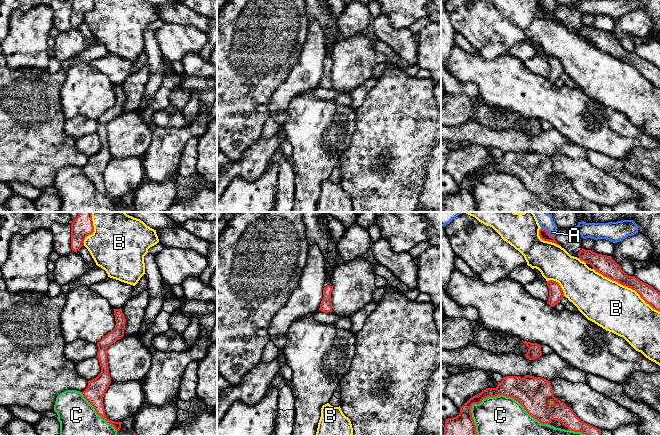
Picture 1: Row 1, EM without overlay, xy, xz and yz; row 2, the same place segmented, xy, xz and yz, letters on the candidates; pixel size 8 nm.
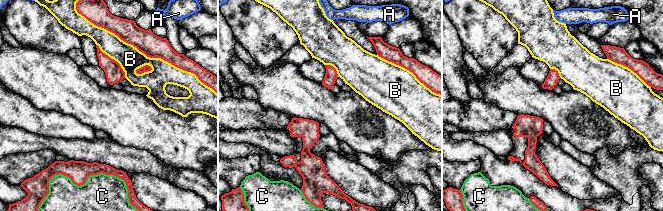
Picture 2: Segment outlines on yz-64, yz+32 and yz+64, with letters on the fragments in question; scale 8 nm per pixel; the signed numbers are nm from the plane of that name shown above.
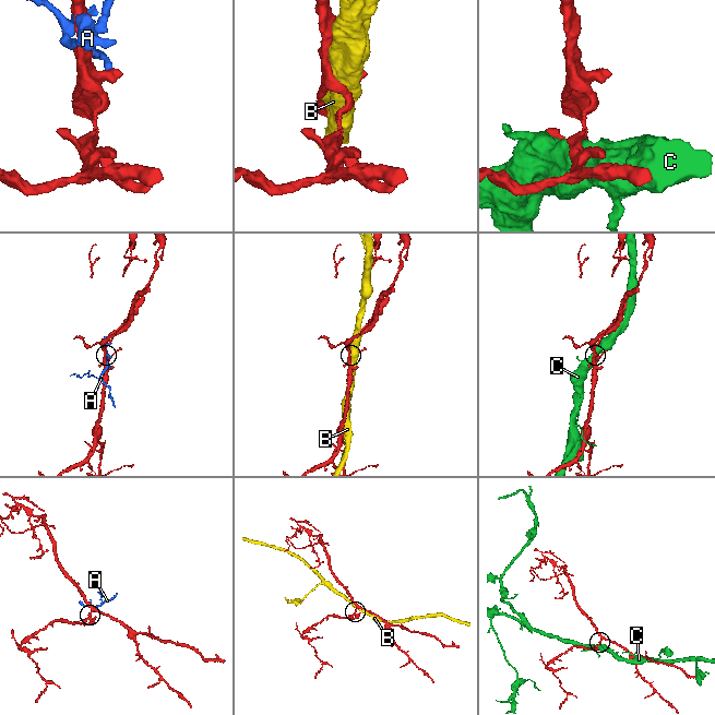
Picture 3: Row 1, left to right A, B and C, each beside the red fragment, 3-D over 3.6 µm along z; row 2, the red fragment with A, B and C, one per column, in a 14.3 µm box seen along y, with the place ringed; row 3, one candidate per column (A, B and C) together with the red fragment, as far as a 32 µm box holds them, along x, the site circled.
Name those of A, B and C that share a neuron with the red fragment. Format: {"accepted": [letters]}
{"accepted": []}

